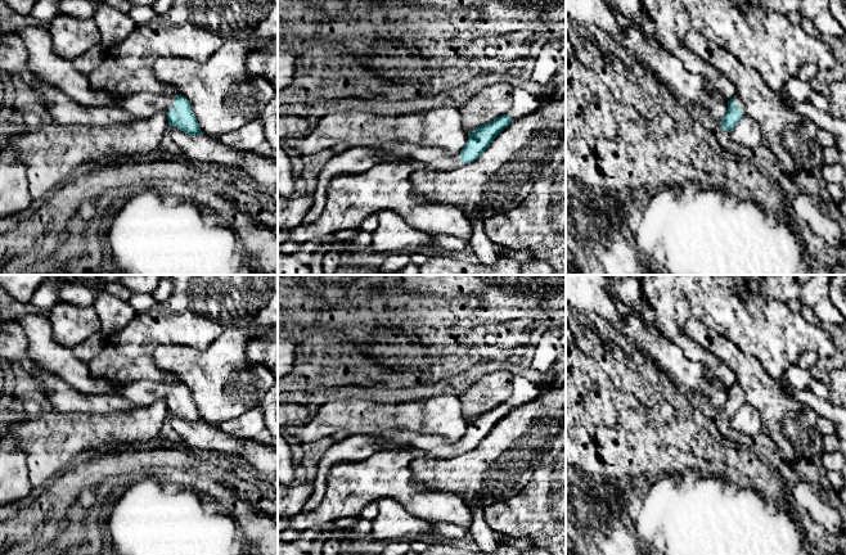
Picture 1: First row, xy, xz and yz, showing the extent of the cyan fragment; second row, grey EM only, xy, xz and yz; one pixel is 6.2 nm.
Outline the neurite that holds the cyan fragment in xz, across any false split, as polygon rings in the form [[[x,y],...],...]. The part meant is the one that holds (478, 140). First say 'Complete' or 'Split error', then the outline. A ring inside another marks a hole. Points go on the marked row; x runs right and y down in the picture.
Split error. [[[504,114],[480,126],[468,134],[464,148],[454,154],[445,152],[440,146],[404,144],[400,141],[386,141],[381,145],[372,146],[372,149],[388,154],[408,155],[435,170],[449,171],[478,159],[492,140],[507,128],[512,121],[512,117]]]

